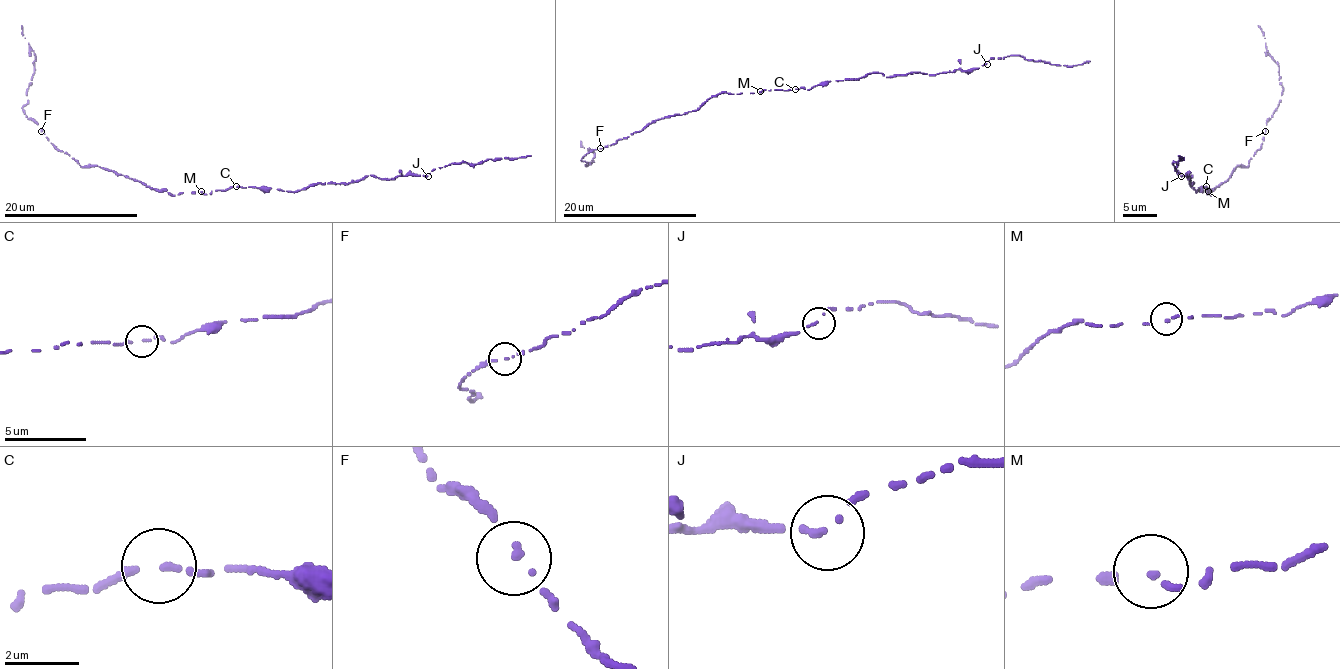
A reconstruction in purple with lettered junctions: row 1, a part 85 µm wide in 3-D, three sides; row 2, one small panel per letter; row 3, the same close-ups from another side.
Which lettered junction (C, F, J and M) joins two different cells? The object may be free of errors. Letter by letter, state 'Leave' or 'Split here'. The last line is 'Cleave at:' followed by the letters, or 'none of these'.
C: Leave
F: Leave
J: Leave
M: Leave
Cleave at: none of these

